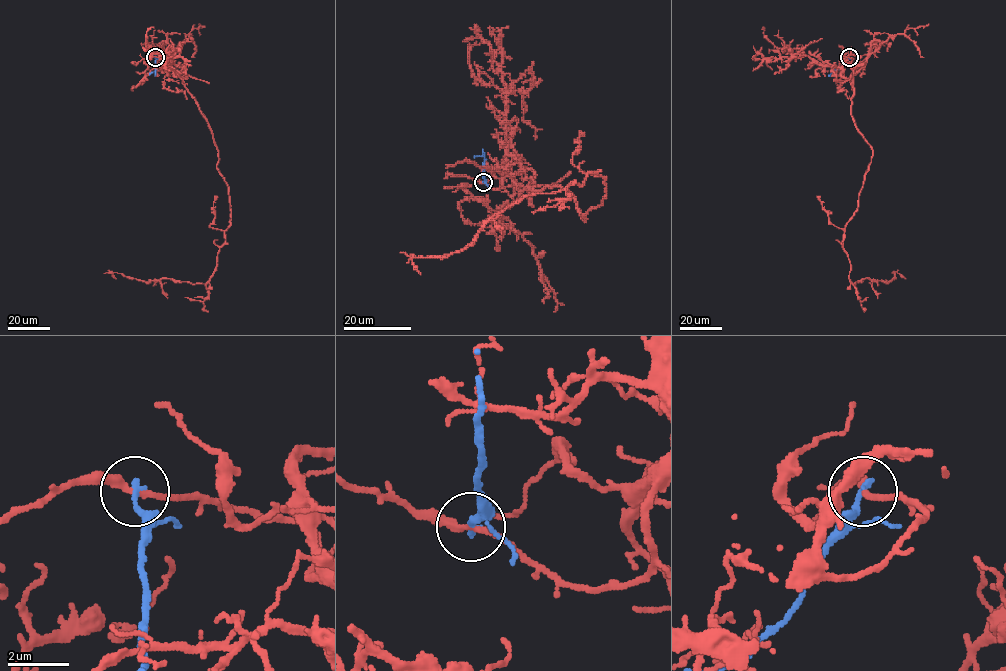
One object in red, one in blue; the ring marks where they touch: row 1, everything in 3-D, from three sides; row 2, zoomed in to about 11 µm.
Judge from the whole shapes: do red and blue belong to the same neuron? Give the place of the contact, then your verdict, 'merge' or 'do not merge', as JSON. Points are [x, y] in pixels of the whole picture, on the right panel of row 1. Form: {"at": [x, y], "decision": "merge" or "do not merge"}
{"at": [849, 57], "decision": "do not merge"}

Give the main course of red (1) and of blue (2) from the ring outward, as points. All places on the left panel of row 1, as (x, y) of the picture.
1: (155, 57), (186, 76), (184, 85), (218, 150), (231, 224), (205, 283), (111, 273), (116, 279)
2: (155, 57), (156, 70), (149, 74)

